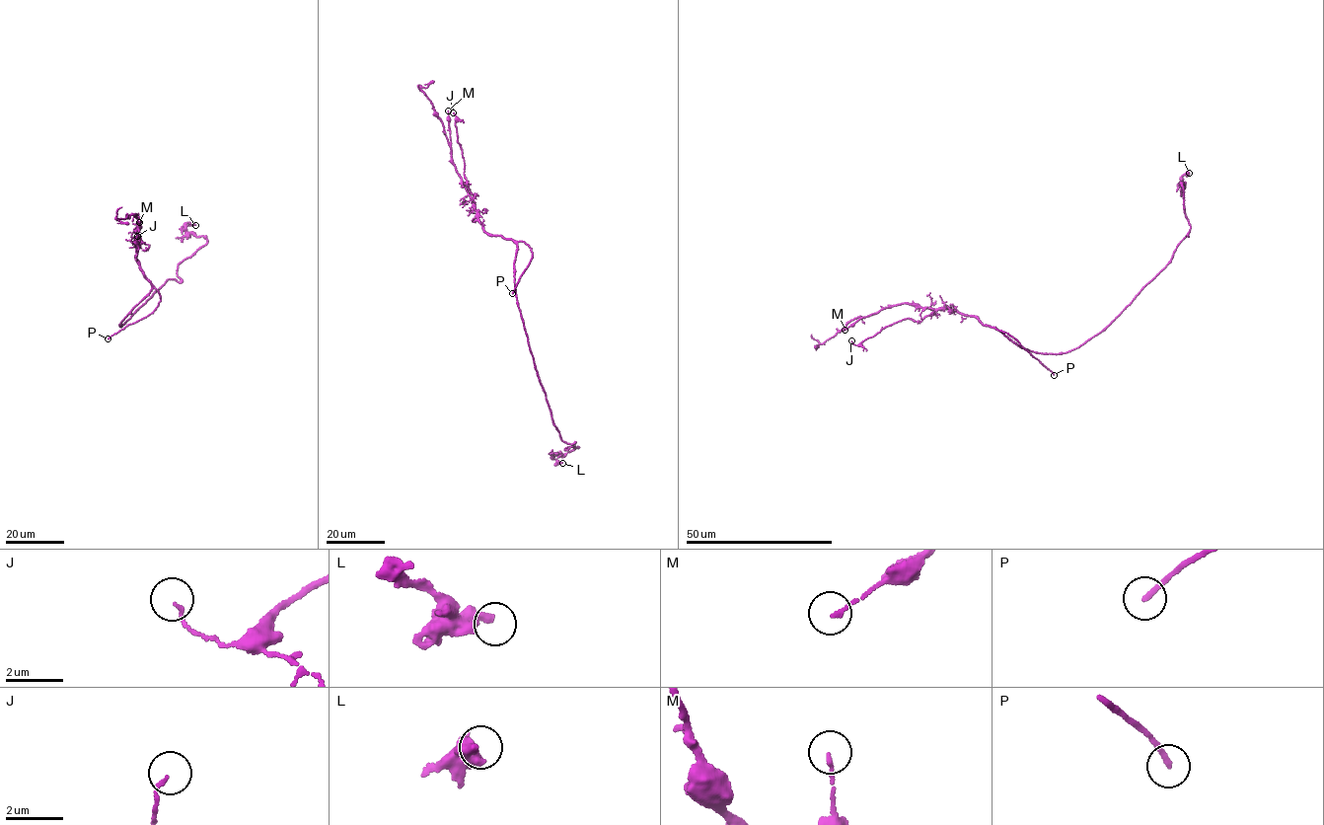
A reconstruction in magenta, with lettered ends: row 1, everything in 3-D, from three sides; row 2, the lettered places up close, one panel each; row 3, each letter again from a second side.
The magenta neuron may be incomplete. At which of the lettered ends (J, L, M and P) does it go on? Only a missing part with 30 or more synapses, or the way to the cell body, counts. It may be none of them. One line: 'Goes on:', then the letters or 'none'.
Goes on: P

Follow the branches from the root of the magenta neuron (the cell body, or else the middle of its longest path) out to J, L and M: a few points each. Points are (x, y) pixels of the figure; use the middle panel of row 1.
J: (516, 296), (514, 264), (517, 244), (485, 231), (478, 218), (464, 174), (465, 163), (453, 112)
L: (516, 296), (553, 423), (562, 440), (574, 443), (565, 450), (578, 447), (552, 457), (562, 463)
M: (516, 296), (514, 264), (517, 244), (483, 230), (476, 206), (453, 163), (448, 111)

